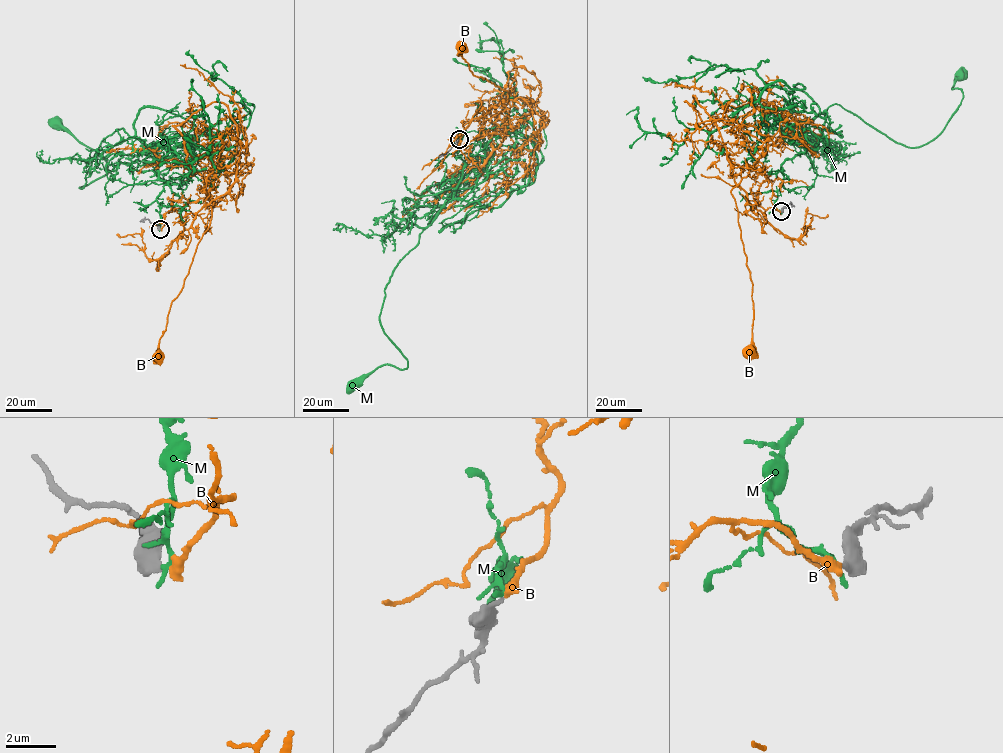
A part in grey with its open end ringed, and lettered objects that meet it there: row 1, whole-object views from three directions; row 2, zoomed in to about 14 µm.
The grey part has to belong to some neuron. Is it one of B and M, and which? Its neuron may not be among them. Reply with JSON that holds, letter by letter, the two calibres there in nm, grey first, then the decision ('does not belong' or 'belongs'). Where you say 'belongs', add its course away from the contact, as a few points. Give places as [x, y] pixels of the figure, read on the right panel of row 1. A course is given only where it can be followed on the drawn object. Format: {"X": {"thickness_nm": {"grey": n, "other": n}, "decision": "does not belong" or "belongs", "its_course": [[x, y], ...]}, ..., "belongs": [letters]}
{"B": {"thickness_nm": {"grey": 360, "other": 400}, "decision": "belongs", "its_course": [[781, 211], [764, 209], [758, 201], [757, 192], [766, 179], [758, 162], [731, 192], [752, 282], [748, 353]]}, "M": {"thickness_nm": {"grey": 400, "other": 220}, "decision": "does not belong"}, "belongs": ["B"]}

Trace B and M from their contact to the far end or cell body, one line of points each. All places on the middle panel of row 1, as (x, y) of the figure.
B: (459, 139), (464, 121), (501, 134), (510, 104), (508, 90), (474, 75), (463, 46)
M: (459, 139), (453, 155), (464, 165), (453, 196), (384, 291), (380, 321), (407, 369), (384, 365), (353, 385)

